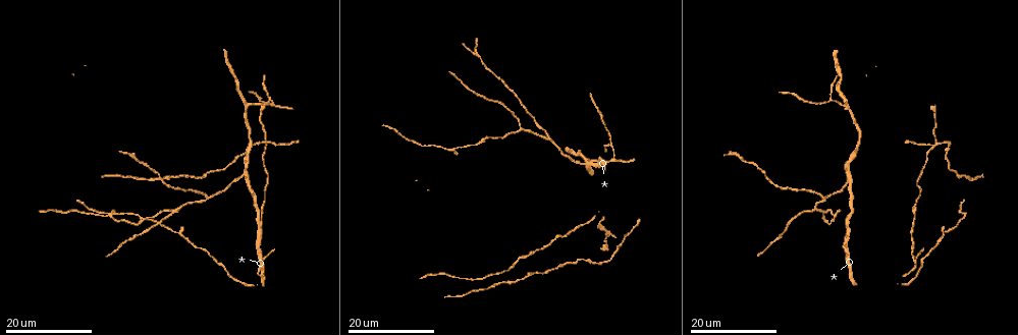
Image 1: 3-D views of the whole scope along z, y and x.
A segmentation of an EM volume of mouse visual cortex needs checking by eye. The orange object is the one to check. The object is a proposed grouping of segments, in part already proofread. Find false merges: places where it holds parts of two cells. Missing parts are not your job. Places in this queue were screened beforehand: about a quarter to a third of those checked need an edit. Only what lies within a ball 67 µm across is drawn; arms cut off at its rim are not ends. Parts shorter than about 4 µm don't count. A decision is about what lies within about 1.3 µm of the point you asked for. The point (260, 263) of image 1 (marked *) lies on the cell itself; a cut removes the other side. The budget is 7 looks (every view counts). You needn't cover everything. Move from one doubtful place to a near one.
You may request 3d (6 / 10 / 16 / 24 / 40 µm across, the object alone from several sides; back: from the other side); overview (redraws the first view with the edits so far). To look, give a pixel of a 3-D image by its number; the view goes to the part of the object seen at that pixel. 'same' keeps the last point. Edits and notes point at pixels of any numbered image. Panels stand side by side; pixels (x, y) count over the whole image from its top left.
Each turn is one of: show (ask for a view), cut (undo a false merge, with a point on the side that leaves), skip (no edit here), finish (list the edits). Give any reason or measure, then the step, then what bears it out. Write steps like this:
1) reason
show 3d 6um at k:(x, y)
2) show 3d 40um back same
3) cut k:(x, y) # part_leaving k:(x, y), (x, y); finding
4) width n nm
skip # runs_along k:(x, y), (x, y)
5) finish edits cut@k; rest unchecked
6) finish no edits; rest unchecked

show 3d 16um at 1:(178, 209)

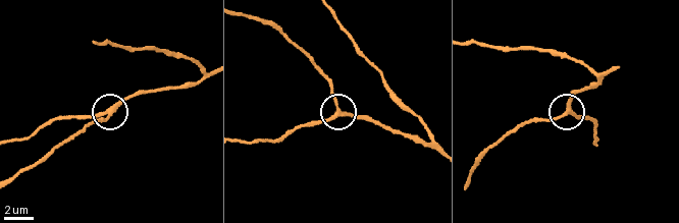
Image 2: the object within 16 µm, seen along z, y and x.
show 3d 10um at 2:(339, 112)

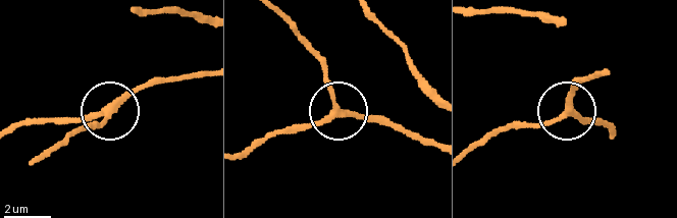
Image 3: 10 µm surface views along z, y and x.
width 250 nm
skip # runs_along 3:(431, 146), (337, 108), (326, 85), (326, 58); all the same cell

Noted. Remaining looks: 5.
show 3d 16um at 1:(205, 199)

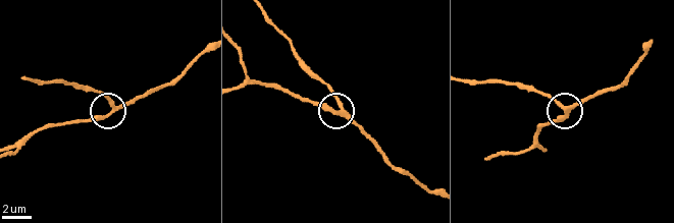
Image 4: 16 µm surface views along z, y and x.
show 3d 10um at 4:(113, 109)

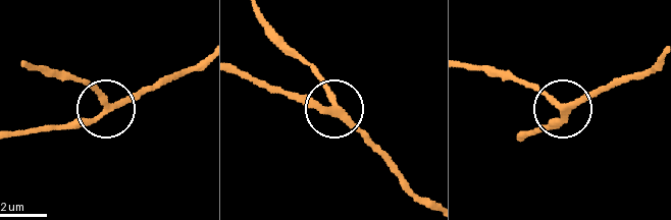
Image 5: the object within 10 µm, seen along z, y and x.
arms 3
skip # all the same cell

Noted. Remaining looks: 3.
branch point
show 3d 16um at 1:(585, 162)

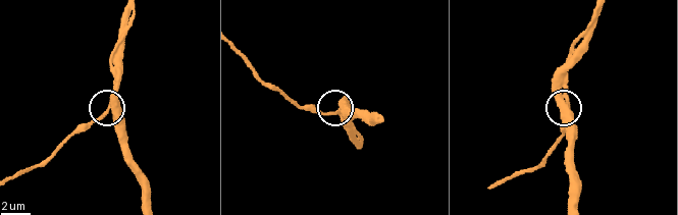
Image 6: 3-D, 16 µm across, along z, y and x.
show 3d 6um at 6:(107, 109)

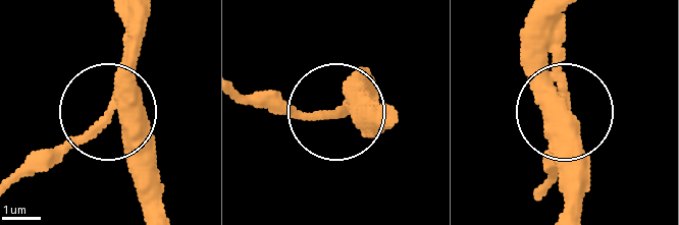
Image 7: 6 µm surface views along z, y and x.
side_arm 69 um; arms 3
skip # continuous, no second cell

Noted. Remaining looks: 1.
finish no edits; rest unchecked

